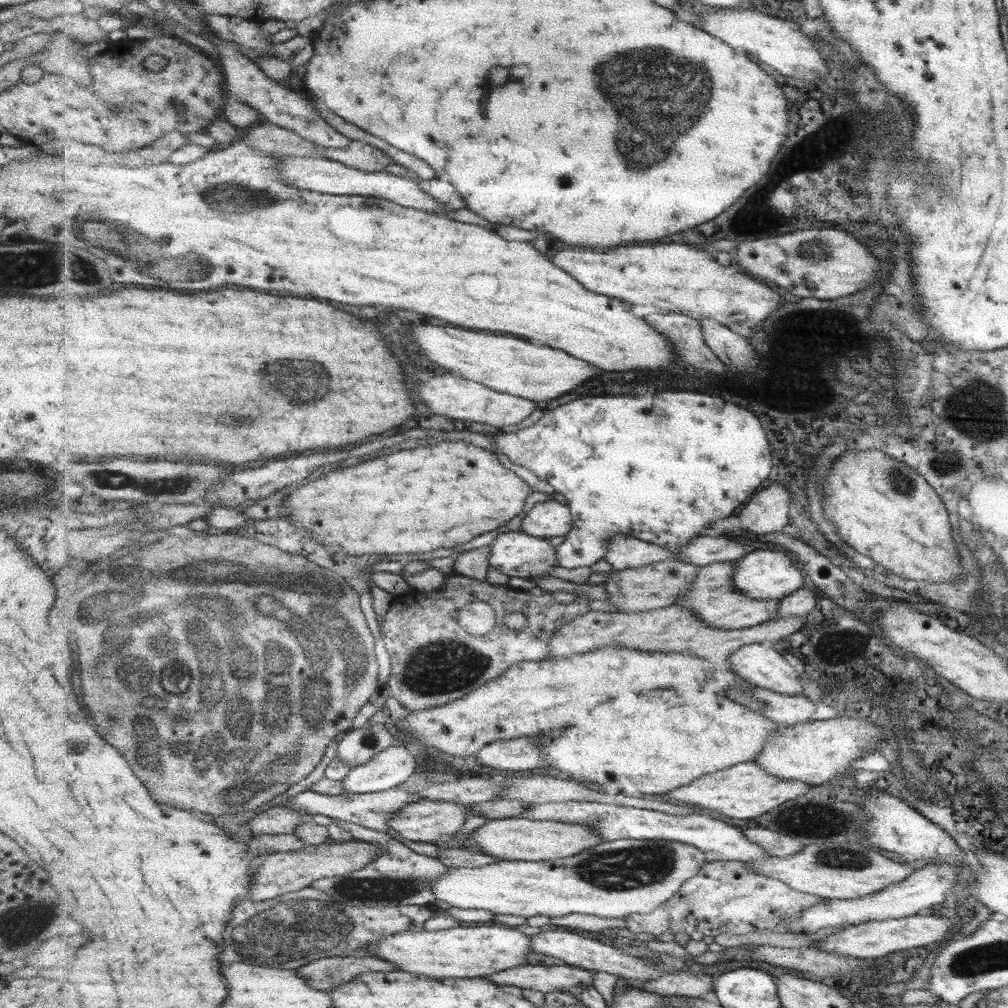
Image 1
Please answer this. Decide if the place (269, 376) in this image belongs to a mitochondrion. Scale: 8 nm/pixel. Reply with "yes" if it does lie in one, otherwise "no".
yes

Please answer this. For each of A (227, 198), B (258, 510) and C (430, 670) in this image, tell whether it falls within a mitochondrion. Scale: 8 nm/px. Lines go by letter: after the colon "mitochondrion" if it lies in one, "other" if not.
A: mitochondrion
B: other
C: mitochondrion

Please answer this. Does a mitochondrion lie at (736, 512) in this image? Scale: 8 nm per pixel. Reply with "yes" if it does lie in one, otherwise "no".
no

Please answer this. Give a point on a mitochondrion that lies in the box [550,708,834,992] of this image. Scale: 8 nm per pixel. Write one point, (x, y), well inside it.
(638, 867)

